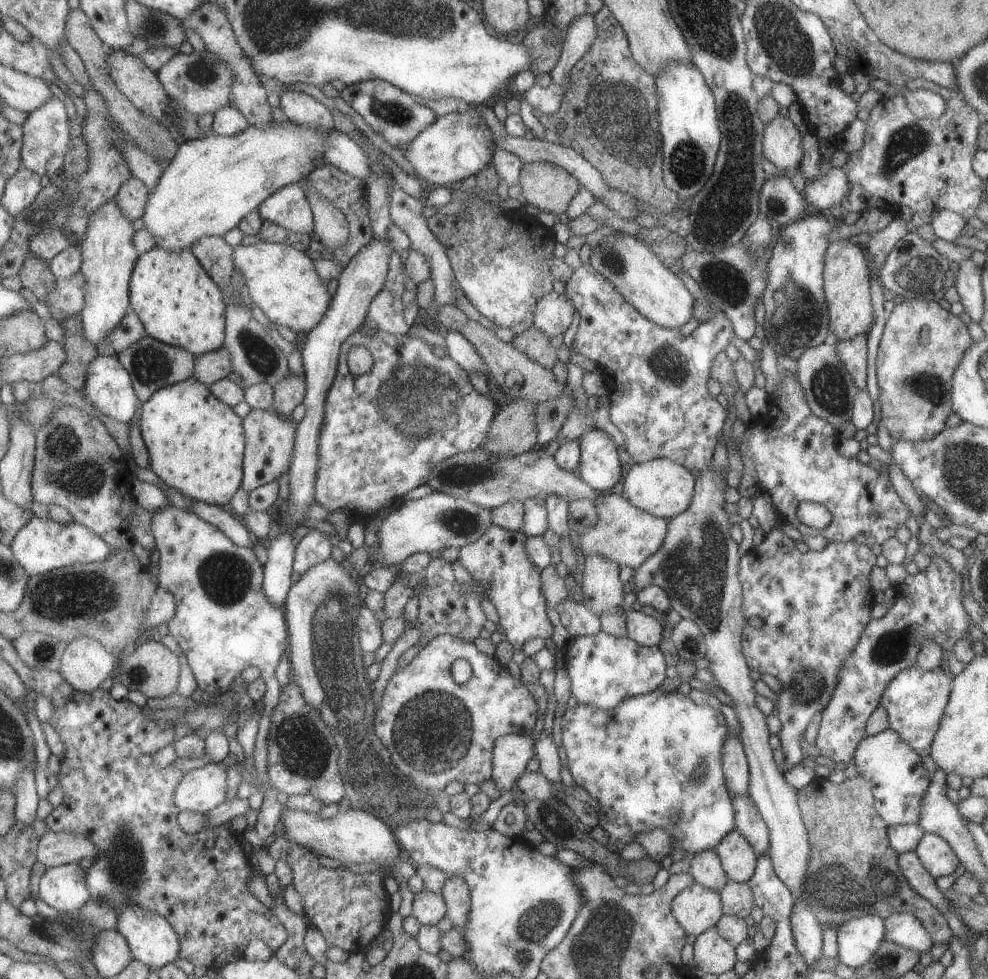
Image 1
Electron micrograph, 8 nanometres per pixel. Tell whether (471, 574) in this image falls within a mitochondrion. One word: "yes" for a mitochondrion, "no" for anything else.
no

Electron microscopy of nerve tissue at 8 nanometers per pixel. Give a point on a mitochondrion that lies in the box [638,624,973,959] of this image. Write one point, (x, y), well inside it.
(840, 889)

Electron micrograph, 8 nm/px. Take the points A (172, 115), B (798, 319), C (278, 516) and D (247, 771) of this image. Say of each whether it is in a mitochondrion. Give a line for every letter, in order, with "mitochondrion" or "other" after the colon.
A: other
B: mitochondrion
C: other
D: other

